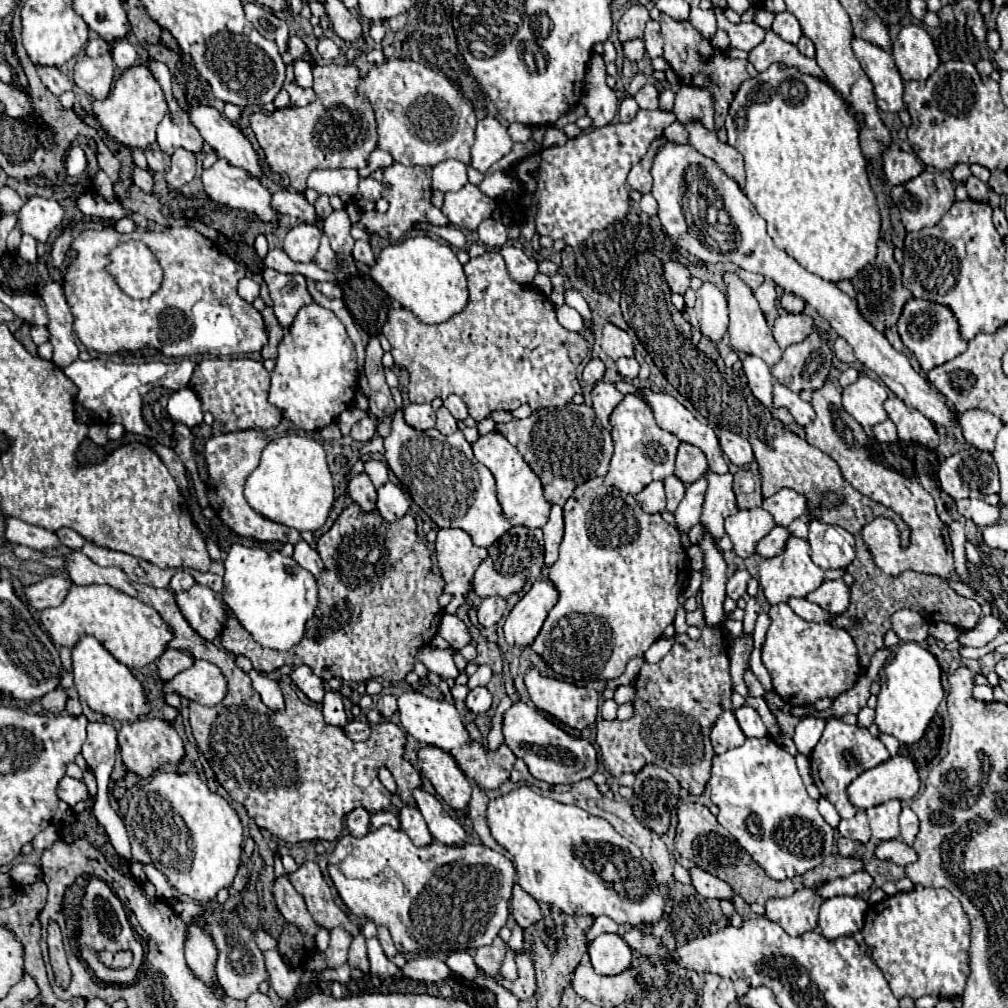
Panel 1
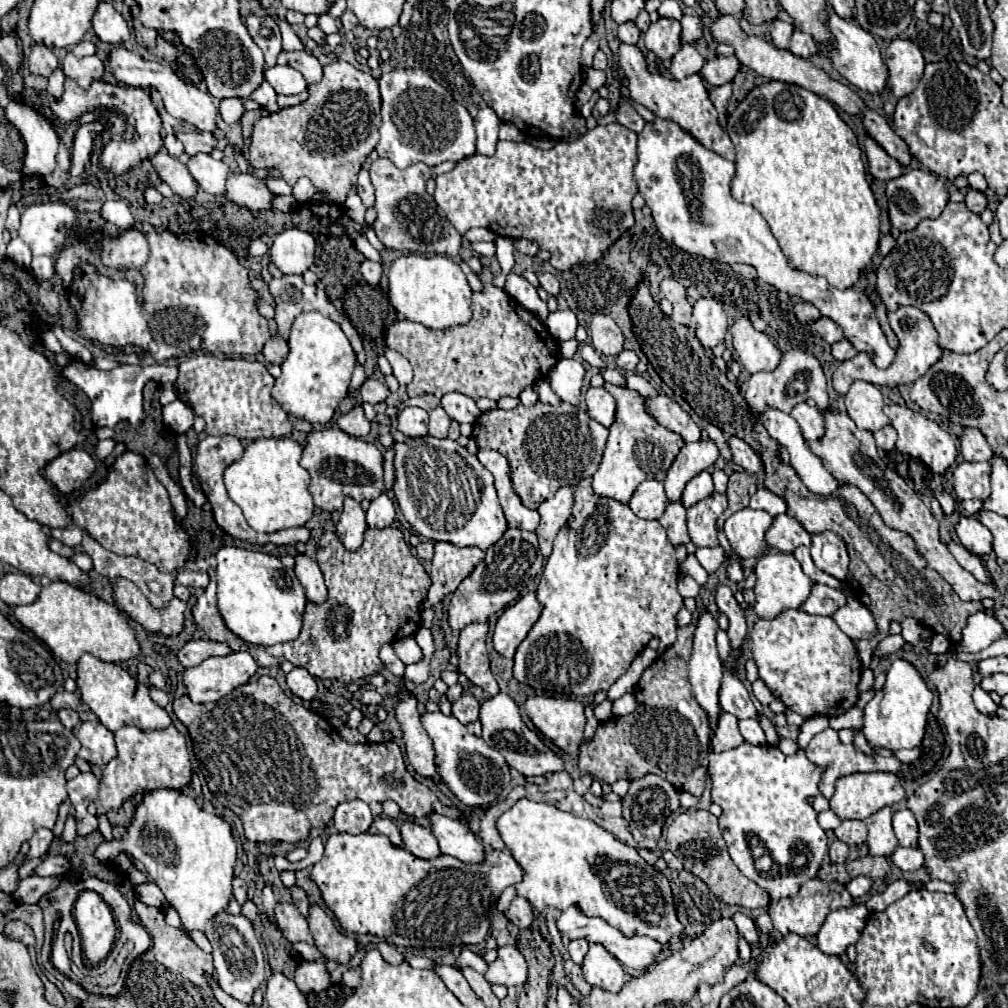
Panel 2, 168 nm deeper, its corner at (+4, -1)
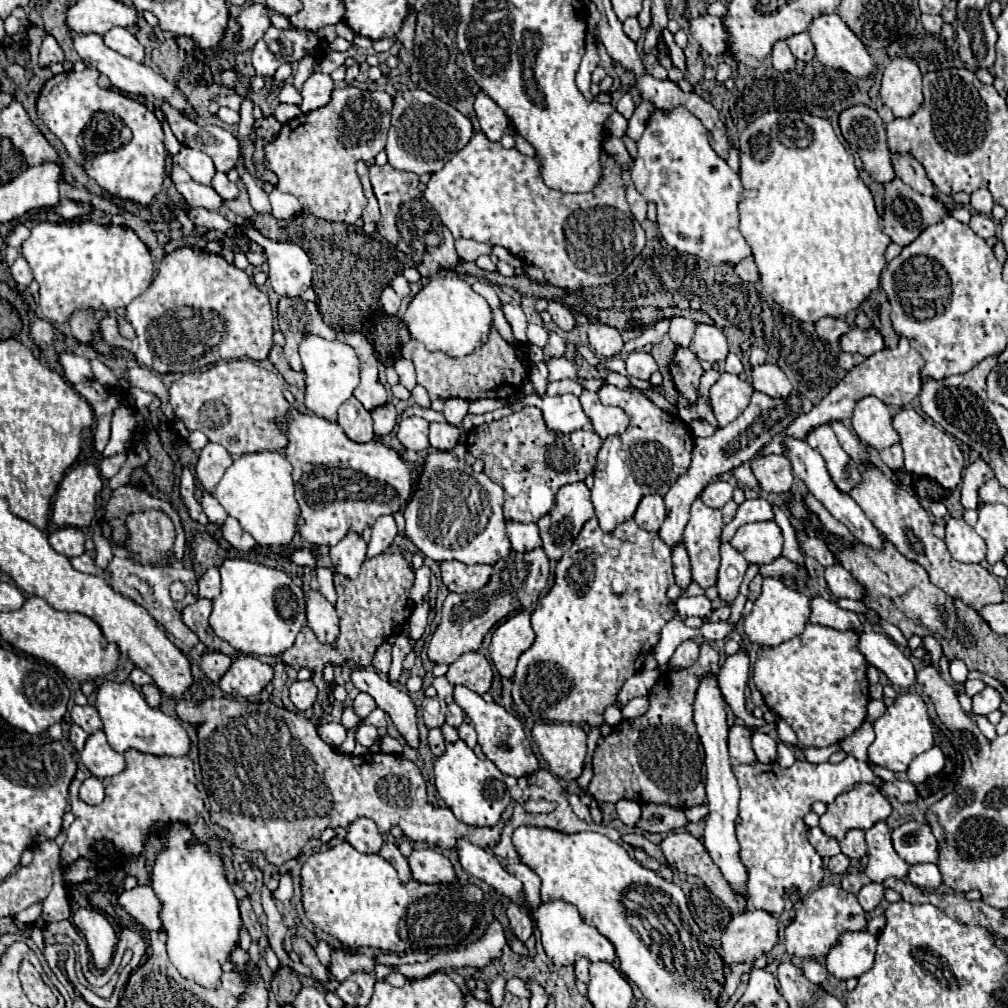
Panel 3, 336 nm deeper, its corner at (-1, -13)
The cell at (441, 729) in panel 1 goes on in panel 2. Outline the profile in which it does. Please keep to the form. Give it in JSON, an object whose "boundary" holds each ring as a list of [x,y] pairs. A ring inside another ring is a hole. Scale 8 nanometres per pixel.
{"boundary":[[[426,712],[422,716],[422,726],[432,738],[434,744],[434,762],[440,782],[466,806],[488,806],[508,784],[510,768],[494,748],[488,748],[484,740],[466,732],[466,726],[460,724],[454,716],[444,716],[442,712]]]}

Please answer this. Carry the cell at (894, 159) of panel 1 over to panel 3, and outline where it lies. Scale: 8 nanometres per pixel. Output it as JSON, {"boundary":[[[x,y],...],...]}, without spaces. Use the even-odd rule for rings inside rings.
{"boundary":[[[853,106],[841,112],[839,126],[849,148],[859,154],[867,174],[881,184],[895,178],[891,166],[891,152],[879,114],[867,106]]]}

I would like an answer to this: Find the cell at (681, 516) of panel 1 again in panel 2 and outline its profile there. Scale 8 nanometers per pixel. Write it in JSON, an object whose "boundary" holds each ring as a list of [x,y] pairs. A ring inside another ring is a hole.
{"boundary":[[[700,472],[698,476],[694,476],[682,494],[682,504],[688,508],[696,502],[700,502],[704,496],[710,496],[714,492],[714,484],[712,484],[712,474],[710,472]]]}

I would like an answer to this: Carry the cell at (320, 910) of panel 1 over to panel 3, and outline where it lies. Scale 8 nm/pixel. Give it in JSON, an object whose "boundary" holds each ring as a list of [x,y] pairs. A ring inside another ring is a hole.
{"boundary":[[[333,950],[331,952],[331,966],[329,966],[329,972],[333,974],[333,978],[337,982],[343,982],[347,980],[353,972],[371,972],[375,966],[373,958],[361,954],[361,952],[355,952],[353,956],[349,956],[347,950]]]}

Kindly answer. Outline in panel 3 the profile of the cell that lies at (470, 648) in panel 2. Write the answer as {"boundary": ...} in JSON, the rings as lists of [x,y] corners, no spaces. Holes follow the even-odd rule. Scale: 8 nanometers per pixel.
{"boundary":[[[467,652],[459,660],[455,660],[449,666],[449,672],[445,674],[447,680],[455,686],[467,686],[469,690],[477,694],[485,694],[491,688],[493,682],[493,670],[489,660],[479,652]]]}

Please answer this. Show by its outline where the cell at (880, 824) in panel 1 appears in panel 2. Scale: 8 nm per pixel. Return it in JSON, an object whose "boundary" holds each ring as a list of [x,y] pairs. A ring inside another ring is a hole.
{"boundary":[[[886,806],[872,816],[868,816],[864,822],[868,826],[868,852],[870,856],[890,856],[898,848],[898,840],[892,830],[892,810]]]}

